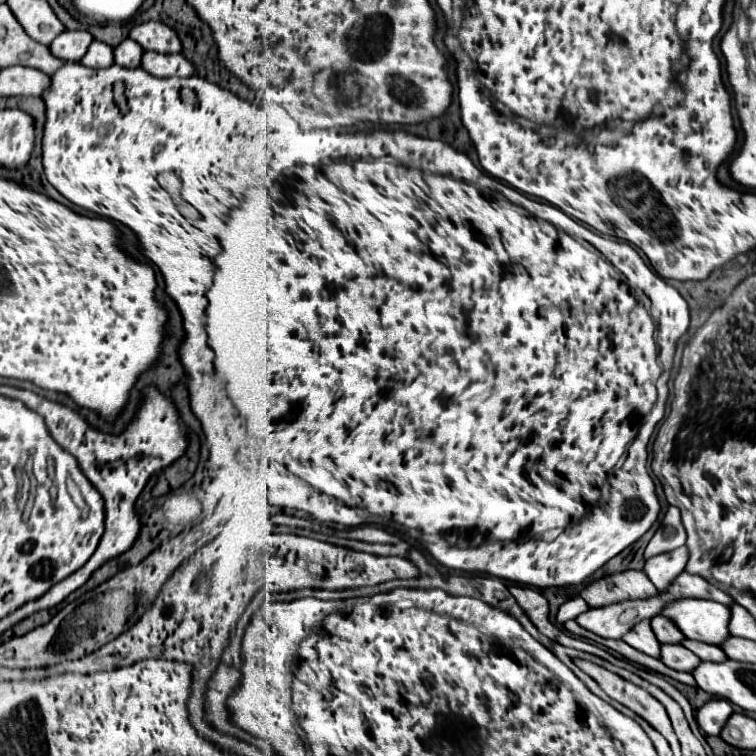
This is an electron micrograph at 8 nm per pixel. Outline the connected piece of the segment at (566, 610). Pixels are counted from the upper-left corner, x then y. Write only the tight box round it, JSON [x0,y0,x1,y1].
[557,597,589,623]

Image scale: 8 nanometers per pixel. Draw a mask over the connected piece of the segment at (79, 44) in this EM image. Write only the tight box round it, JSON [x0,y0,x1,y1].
[51,31,93,61]

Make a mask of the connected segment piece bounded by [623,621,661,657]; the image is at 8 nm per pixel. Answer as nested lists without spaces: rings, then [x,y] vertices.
[[[649,621],[637,623],[637,625],[623,637],[623,641],[627,641],[631,647],[635,647],[635,649],[639,649],[641,653],[651,655],[651,657],[659,657],[659,653],[661,653],[661,643],[657,641],[657,637],[655,637],[655,633],[653,633]]]

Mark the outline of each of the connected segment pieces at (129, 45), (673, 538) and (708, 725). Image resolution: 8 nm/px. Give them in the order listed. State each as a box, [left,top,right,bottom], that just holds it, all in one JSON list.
[[115,39,145,67],[645,507,685,559],[697,699,733,735]]

